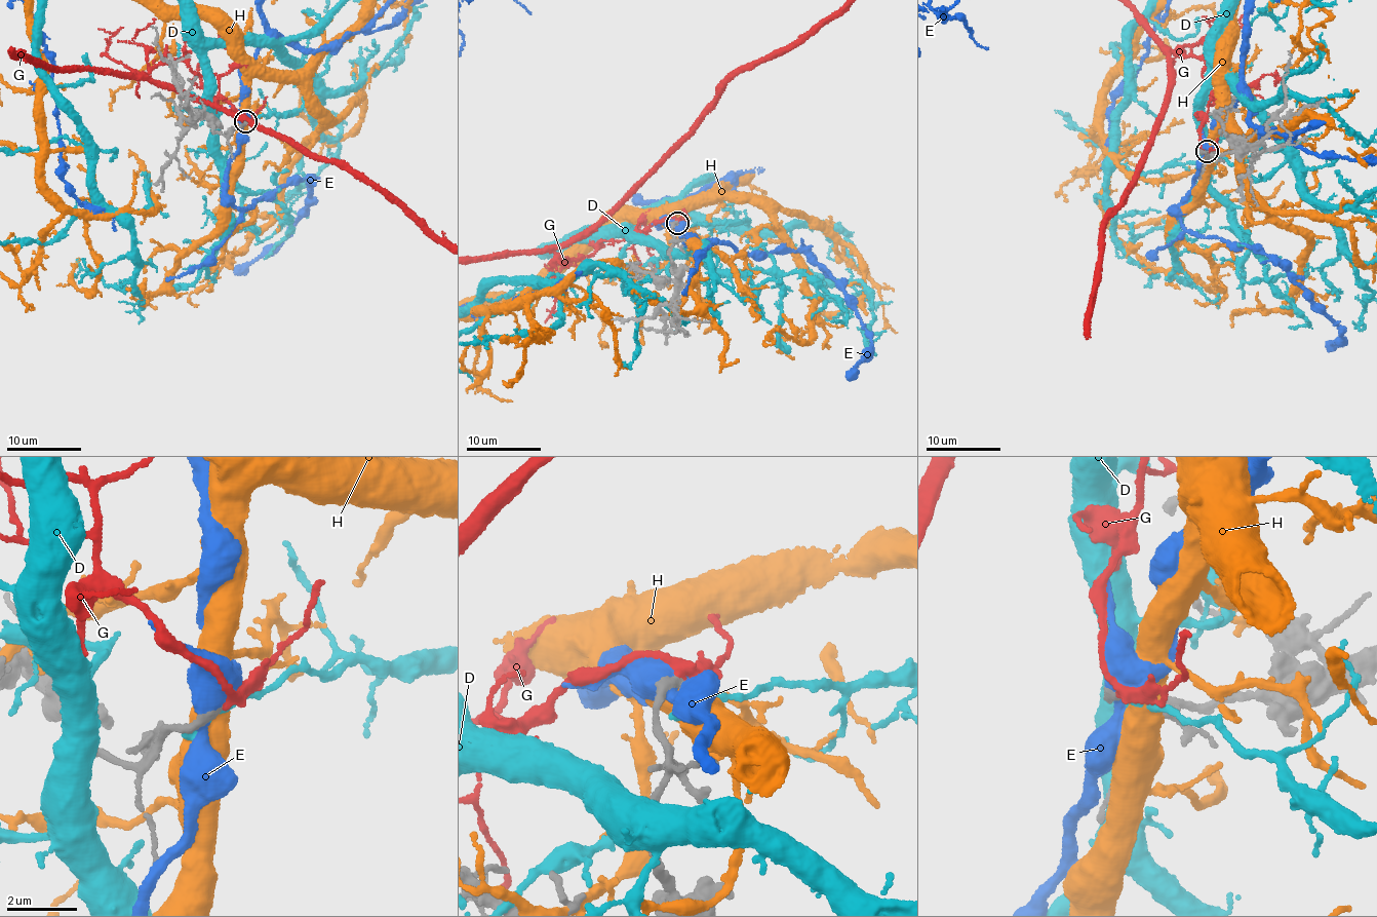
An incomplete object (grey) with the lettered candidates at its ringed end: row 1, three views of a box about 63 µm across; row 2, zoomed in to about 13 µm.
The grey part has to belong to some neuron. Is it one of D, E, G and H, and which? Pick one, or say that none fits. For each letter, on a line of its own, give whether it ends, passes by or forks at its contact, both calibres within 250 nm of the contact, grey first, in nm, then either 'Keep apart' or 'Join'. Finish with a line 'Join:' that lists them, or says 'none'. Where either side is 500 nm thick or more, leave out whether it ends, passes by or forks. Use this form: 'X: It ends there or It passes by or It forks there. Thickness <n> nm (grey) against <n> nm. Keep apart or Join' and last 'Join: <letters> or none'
D: It passes by. Thickness 240 nm (grey) against 120 nm. Keep apart
E: Thickness 280 nm (grey) against 500 nm. Keep apart
G: It passes by. Thickness 240 nm (grey) against 280 nm. Keep apart
H: Thickness 240 nm (grey) against 550 nm. Keep apart
Join: none

